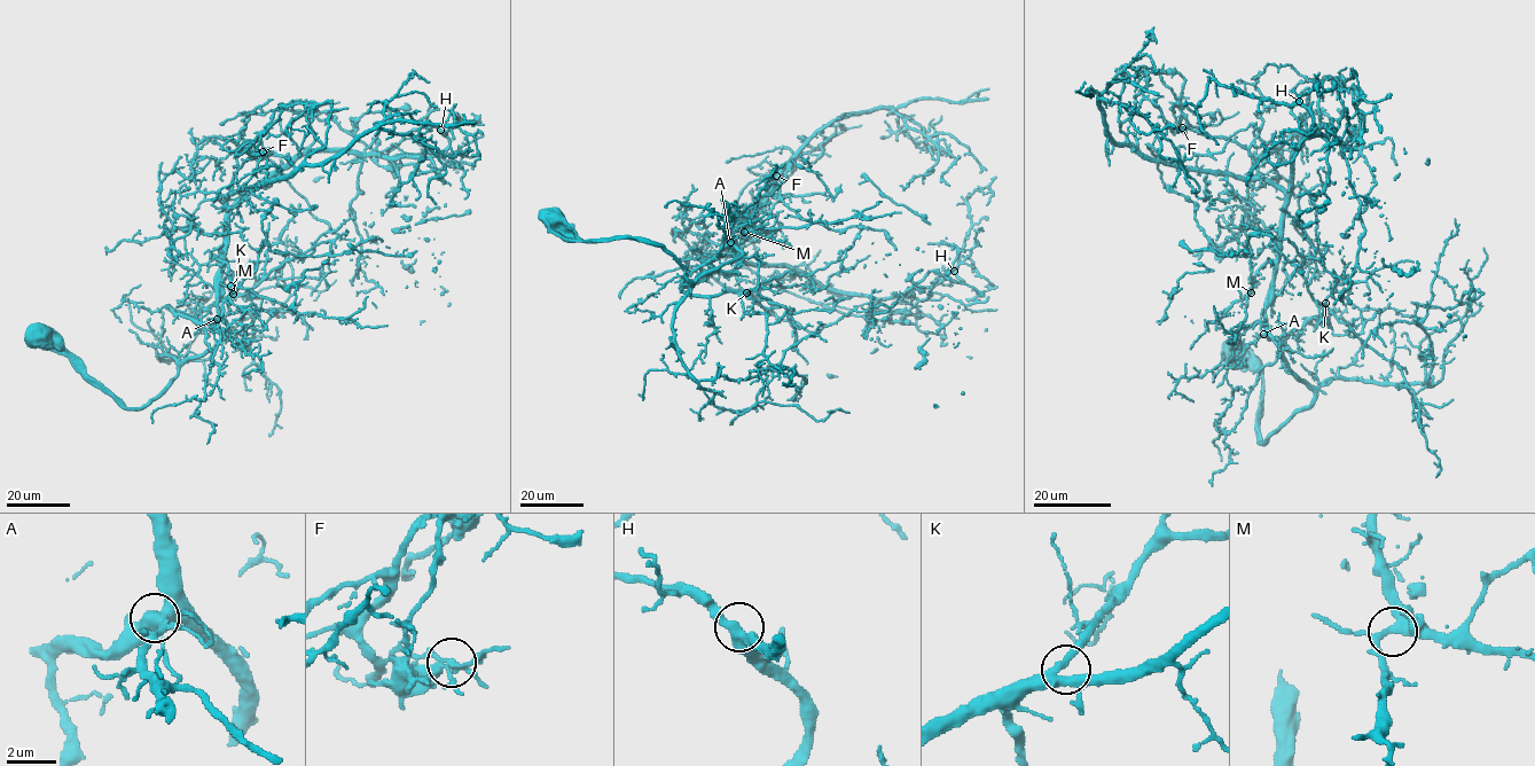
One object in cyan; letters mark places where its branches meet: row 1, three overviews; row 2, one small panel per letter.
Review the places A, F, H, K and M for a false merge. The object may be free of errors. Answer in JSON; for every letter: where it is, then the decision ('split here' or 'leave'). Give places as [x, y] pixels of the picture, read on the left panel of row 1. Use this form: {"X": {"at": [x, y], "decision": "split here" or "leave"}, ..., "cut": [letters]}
{"A": {"at": [217, 319], "decision": "leave"}, "F": {"at": [263, 151], "decision": "split here"}, "H": {"at": [440, 130], "decision": "leave"}, "K": {"at": [233, 294], "decision": "leave"}, "M": {"at": [230, 286], "decision": "leave"}, "cut": ["F"]}

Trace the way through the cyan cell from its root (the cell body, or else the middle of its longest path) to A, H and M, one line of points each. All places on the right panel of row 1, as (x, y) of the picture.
A: (1235, 354), (1251, 357), (1261, 366), (1259, 439), (1263, 443), (1314, 397), (1290, 368), (1278, 344), (1263, 334)
H: (1235, 354), (1261, 366), (1263, 443), (1314, 397), (1265, 314), (1291, 158), (1333, 131), (1310, 134), (1299, 101)
M: (1235, 354), (1261, 366), (1263, 443), (1314, 392), (1268, 331), (1273, 260), (1251, 292)

